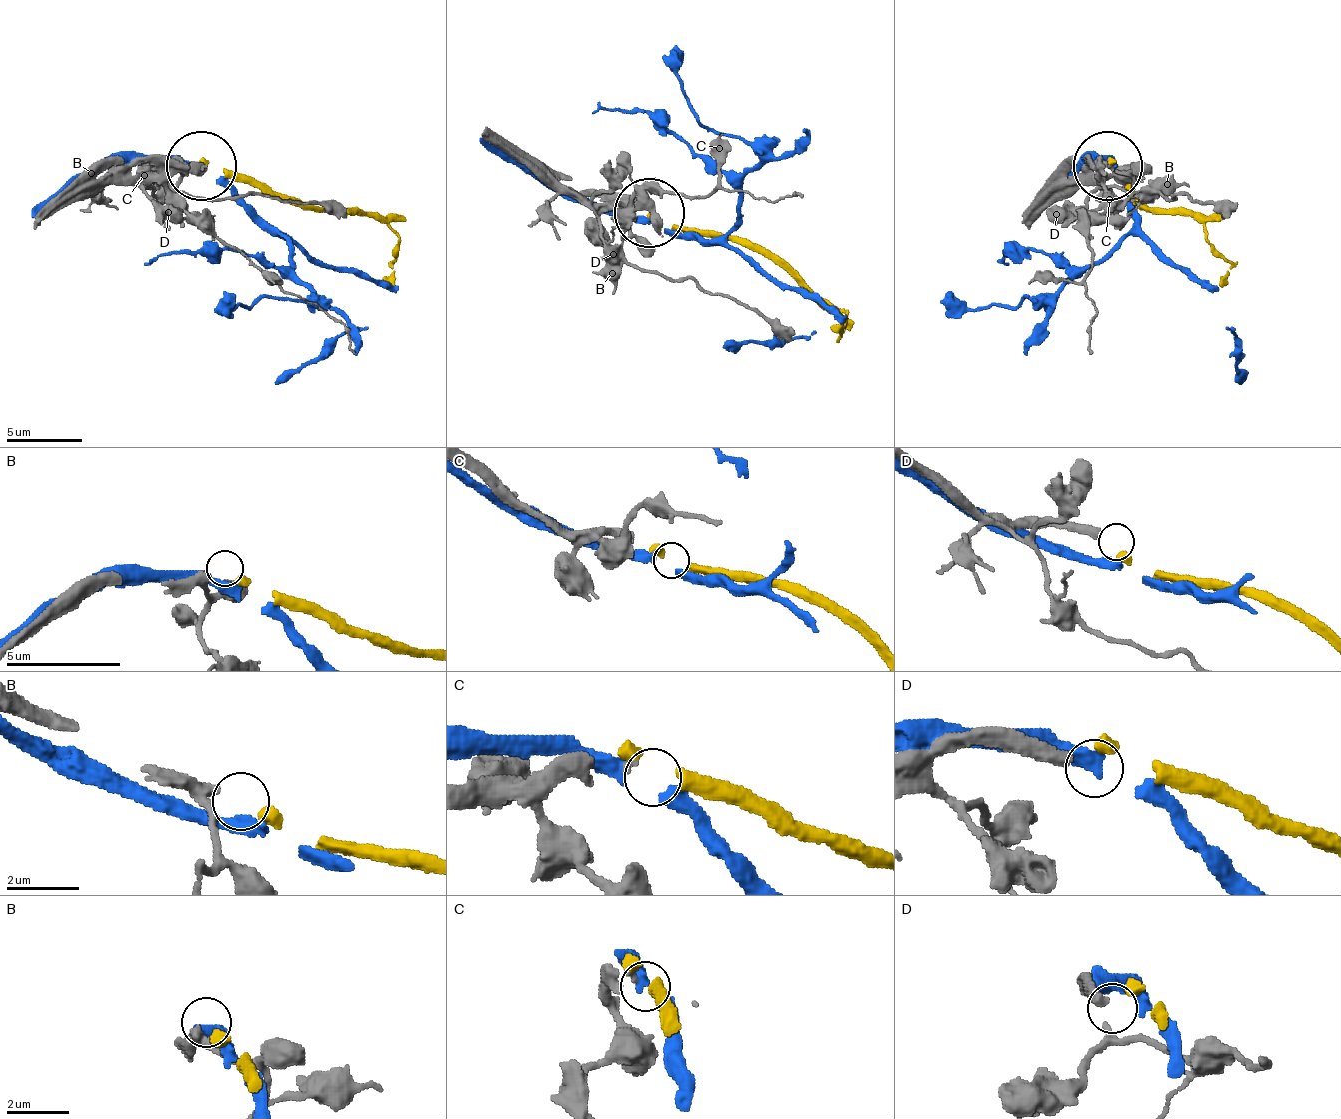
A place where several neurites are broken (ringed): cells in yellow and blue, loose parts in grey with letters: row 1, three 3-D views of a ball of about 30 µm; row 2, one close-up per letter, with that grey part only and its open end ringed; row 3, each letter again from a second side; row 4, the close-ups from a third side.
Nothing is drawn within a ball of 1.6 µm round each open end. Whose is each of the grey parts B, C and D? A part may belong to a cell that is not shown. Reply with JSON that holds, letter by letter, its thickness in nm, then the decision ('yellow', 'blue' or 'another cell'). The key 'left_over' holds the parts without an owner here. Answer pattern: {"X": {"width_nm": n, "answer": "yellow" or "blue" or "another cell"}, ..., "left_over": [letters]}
{"B": {"width_nm": 320, "answer": "yellow"}, "C": {"width_nm": 120, "answer": "another cell"}, "D": {"width_nm": 360, "answer": "another cell"}, "left_over": ["C", "D"]}

